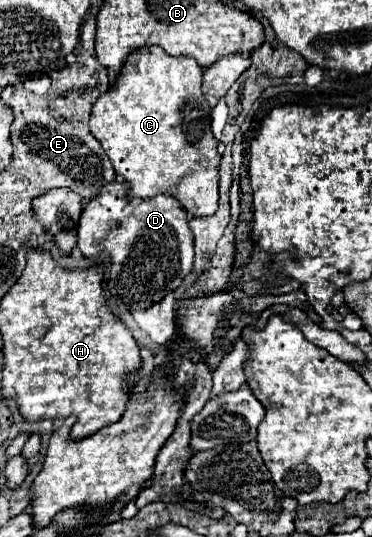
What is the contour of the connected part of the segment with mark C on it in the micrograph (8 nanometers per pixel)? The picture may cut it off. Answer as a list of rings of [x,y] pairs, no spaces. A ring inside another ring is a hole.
[[[144,46],[128,56],[114,88],[96,100],[90,116],[90,132],[106,150],[116,174],[130,184],[132,194],[138,198],[170,194],[192,218],[212,216],[218,206],[218,140],[210,130],[210,106],[202,96],[200,84],[202,68],[194,58],[174,58],[158,46]]]

